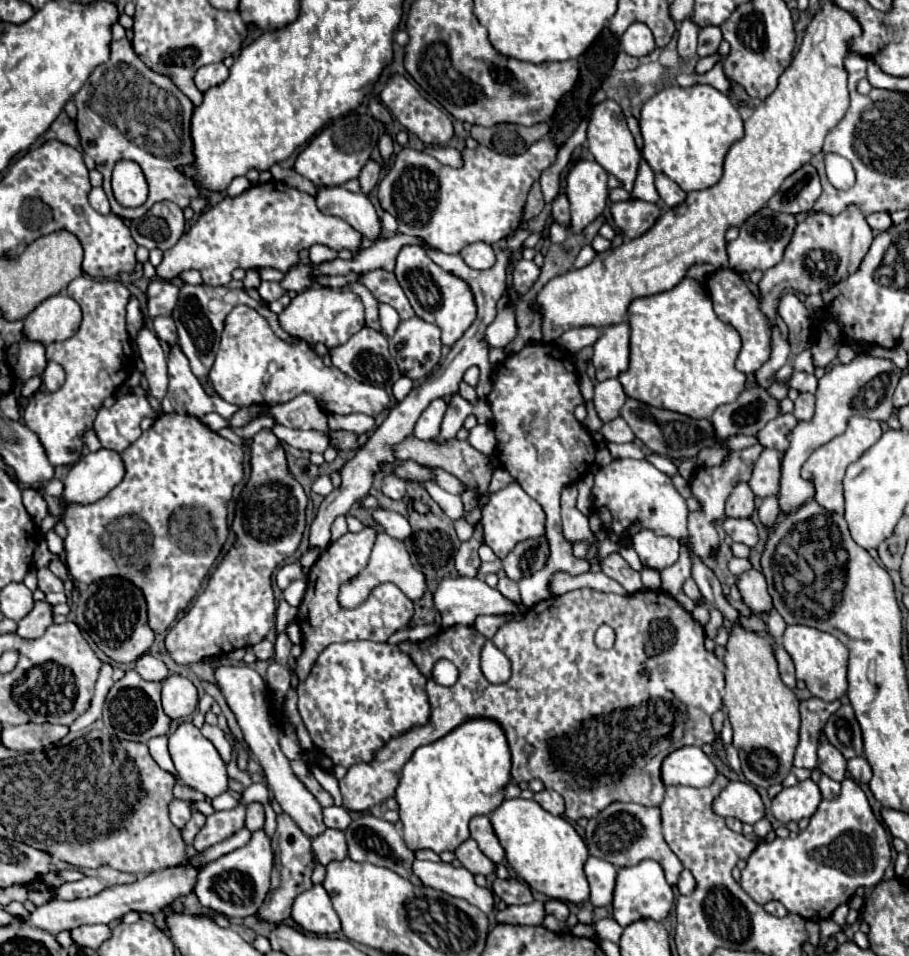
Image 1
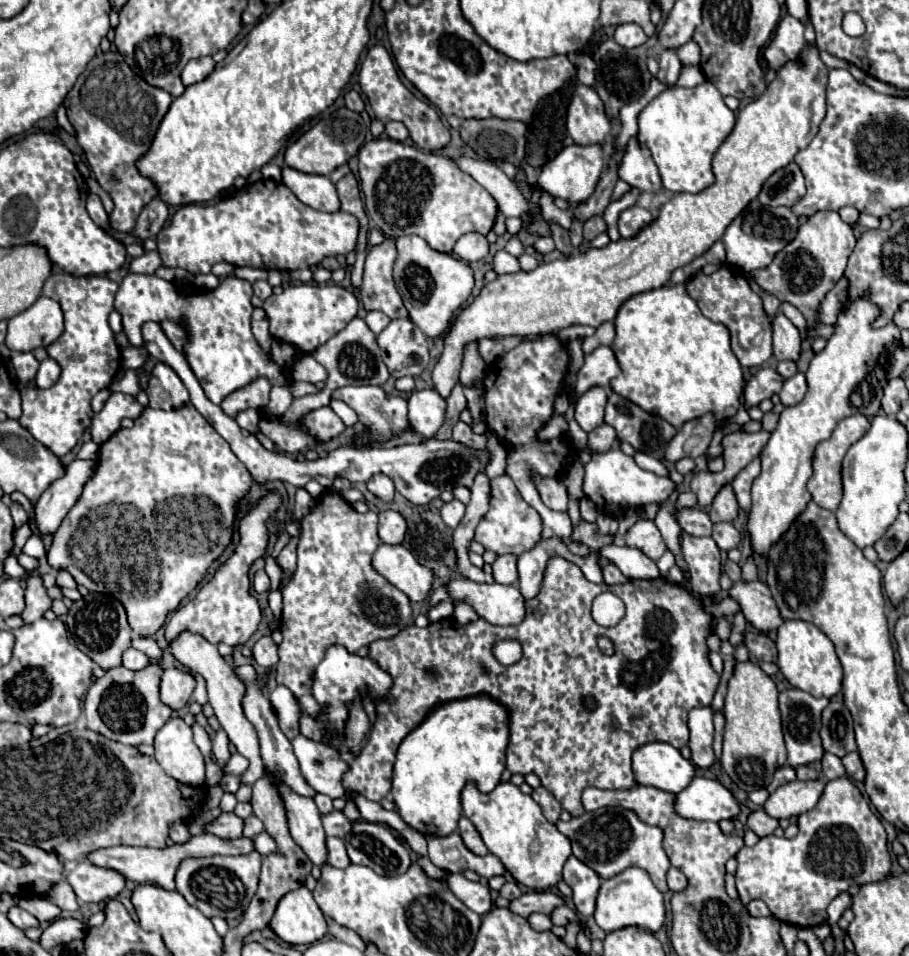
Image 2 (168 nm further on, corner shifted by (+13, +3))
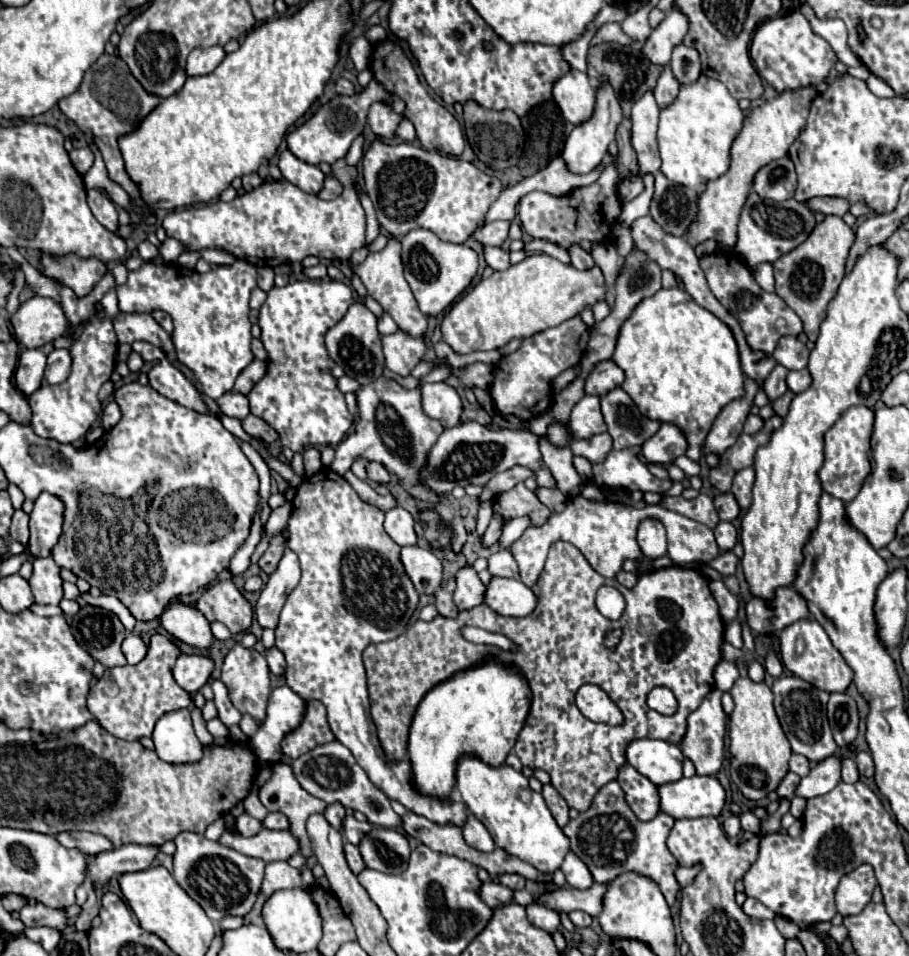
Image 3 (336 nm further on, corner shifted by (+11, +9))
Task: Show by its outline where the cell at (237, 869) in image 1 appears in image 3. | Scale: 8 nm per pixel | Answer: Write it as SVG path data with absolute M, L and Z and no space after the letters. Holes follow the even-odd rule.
M180 833L174 853L174 879L176 883L206 911L206 915L218 923L230 915L246 915L260 891L266 863L262 859L246 857L236 849L230 849L218 841L208 841L198 833Z

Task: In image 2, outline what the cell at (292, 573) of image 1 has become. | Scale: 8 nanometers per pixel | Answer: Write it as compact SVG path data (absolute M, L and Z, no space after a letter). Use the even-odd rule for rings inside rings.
M256 571L256 575L254 575L254 589L256 589L256 593L264 593L264 591L268 591L270 589L270 579L268 579L268 575L266 575L266 571Z

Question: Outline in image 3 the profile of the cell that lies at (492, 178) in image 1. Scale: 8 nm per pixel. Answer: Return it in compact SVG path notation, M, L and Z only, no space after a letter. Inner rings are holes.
M376 139L362 163L364 189L374 203L378 221L396 239L422 227L434 231L442 241L464 243L502 191L502 183L496 177L478 171L472 163L426 151L412 143L388 145Z

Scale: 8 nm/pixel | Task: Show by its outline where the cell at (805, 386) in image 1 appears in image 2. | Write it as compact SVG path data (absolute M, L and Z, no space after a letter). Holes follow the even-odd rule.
M762 367L754 371L750 383L744 387L746 409L752 405L758 405L762 399L770 399L774 393L780 393L782 385L784 385L784 379L780 379L780 373L776 369Z

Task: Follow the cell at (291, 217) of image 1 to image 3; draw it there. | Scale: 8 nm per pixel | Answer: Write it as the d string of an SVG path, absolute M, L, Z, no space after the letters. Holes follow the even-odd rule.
M338 159L332 165L334 179L342 183L342 193L334 201L322 201L314 195L304 195L296 185L288 181L272 181L272 183L262 183L260 187L252 189L250 193L244 193L236 197L230 203L224 201L214 201L202 207L186 207L186 209L176 209L168 213L162 221L162 227L166 229L168 237L174 237L186 245L190 251L200 251L200 249L222 249L232 253L238 259L244 259L252 263L254 267L276 267L284 263L294 263L302 261L308 255L314 257L328 257L328 259L350 259L350 255L366 245L366 217L364 209L358 199L358 191L354 189L358 181L358 169L348 165L346 159Z

